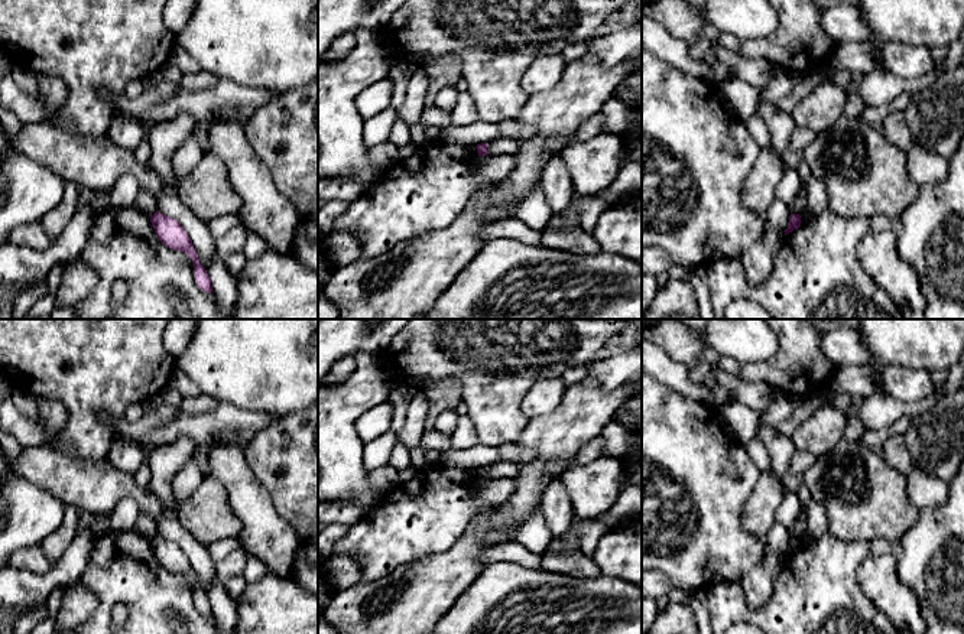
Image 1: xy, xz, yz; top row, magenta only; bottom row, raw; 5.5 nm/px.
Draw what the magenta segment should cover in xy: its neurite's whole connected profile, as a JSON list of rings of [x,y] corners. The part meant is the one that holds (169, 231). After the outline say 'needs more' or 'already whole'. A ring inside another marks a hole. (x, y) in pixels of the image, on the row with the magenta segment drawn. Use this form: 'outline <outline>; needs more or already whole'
outline [[[159,211],[150,215],[150,222],[163,246],[172,250],[182,251],[192,260],[194,277],[198,287],[207,293],[211,293],[212,286],[208,273],[199,263],[198,254],[182,225],[176,220],[163,215]]]; already whole

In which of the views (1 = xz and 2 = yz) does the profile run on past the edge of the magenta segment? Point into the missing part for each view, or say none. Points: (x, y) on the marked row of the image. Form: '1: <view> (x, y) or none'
1: none
2: none

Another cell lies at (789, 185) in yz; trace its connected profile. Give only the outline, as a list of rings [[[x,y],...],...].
[[[785,168],[783,176],[776,186],[775,198],[780,199],[785,204],[791,204],[791,201],[801,191],[799,173],[796,169]]]

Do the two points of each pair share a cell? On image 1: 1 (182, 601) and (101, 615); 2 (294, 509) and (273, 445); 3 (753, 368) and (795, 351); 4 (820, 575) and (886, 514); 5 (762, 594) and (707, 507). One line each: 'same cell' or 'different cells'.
1: same cell
2: same cell
3: same cell
4: different cells
5: different cells

